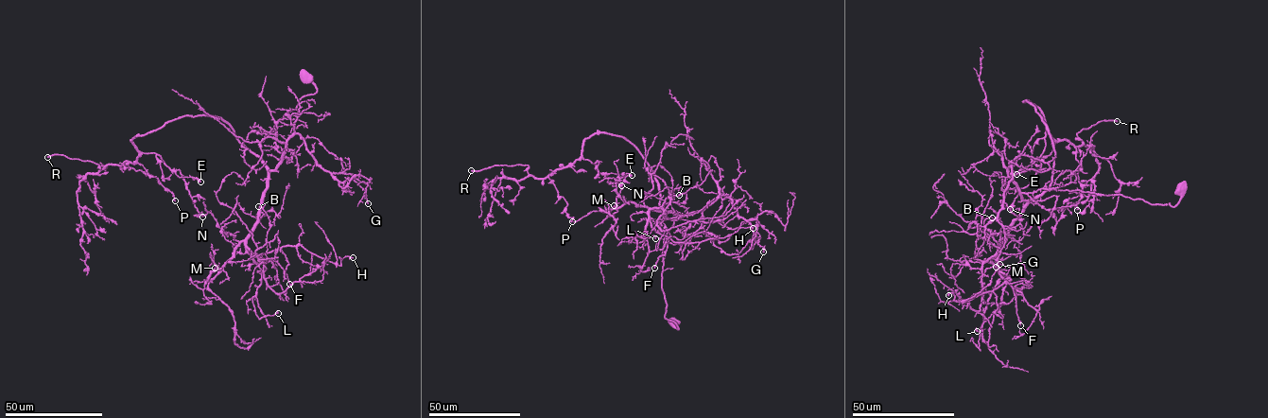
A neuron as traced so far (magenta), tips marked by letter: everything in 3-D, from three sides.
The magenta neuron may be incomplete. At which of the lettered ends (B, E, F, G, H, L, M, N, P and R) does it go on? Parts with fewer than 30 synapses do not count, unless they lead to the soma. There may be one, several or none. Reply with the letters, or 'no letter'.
R

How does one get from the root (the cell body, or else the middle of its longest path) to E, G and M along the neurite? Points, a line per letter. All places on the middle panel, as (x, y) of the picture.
E: (672, 321), (662, 272), (673, 220), (655, 176), (629, 141), (585, 139), (599, 172), (632, 175)
G: (672, 321), (678, 328), (665, 318), (662, 272), (664, 239), (673, 220), (721, 194), (750, 223), (763, 252)
M: (672, 321), (678, 328), (665, 318), (663, 247), (667, 232), (682, 216), (629, 201), (616, 208), (614, 205)

